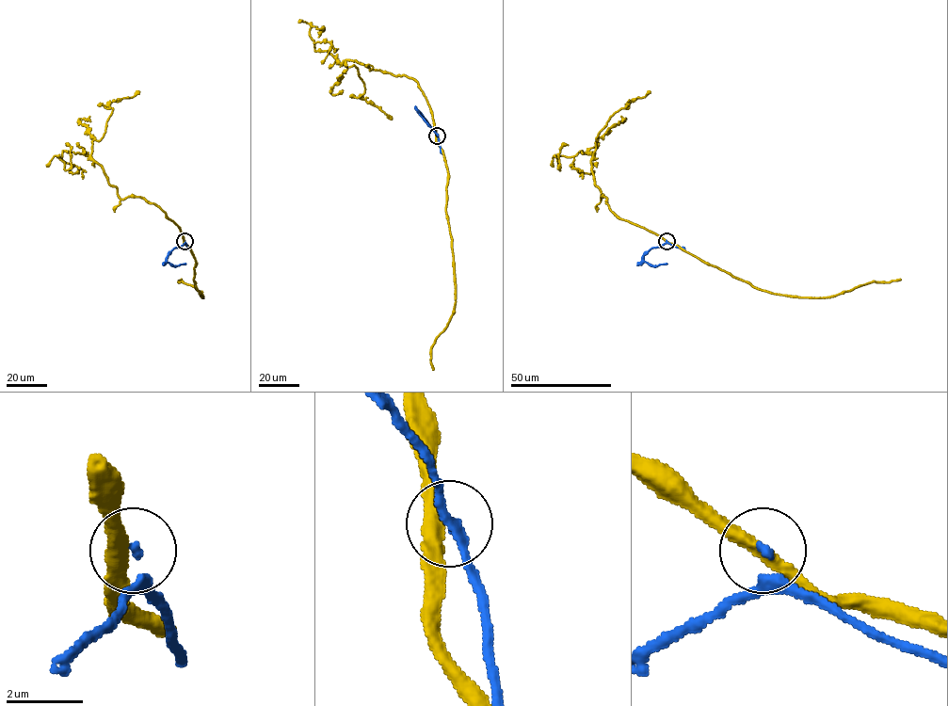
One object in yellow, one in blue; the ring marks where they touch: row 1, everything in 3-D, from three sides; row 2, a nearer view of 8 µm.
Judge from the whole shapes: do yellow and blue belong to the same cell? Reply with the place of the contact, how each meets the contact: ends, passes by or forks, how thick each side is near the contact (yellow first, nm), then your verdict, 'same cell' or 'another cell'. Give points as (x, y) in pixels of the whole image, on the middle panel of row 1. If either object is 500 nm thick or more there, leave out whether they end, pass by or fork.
(437, 136) | yellow passes by | blue ends | 380/190 nm | another cell

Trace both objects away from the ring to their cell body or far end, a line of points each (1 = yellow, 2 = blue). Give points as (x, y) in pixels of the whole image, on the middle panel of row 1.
1: (436, 135), (429, 105), (415, 80), (345, 60), (346, 67), (358, 69), (364, 84), (361, 98), (392, 120)
2: (437, 135), (419, 112), (437, 136)

